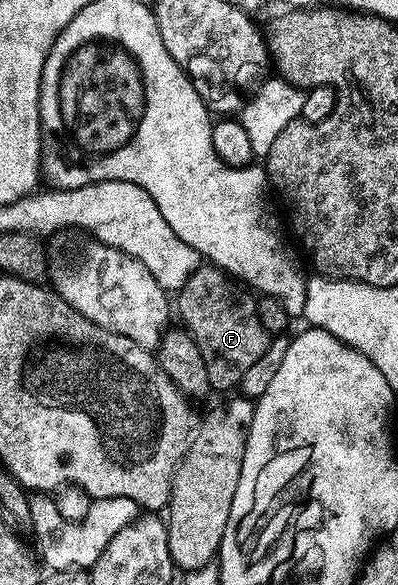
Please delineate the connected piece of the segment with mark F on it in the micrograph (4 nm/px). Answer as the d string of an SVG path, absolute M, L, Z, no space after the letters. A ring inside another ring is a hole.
M205 264L194 270L191 277L175 294L177 314L181 317L180 325L198 345L199 354L203 358L203 364L206 365L207 380L214 391L216 389L225 390L228 386L236 387L247 372L247 368L251 368L251 364L255 364L255 360L264 356L271 341L269 331L263 328L259 320L254 299L252 297L244 298L236 288L238 289L222 271Z

